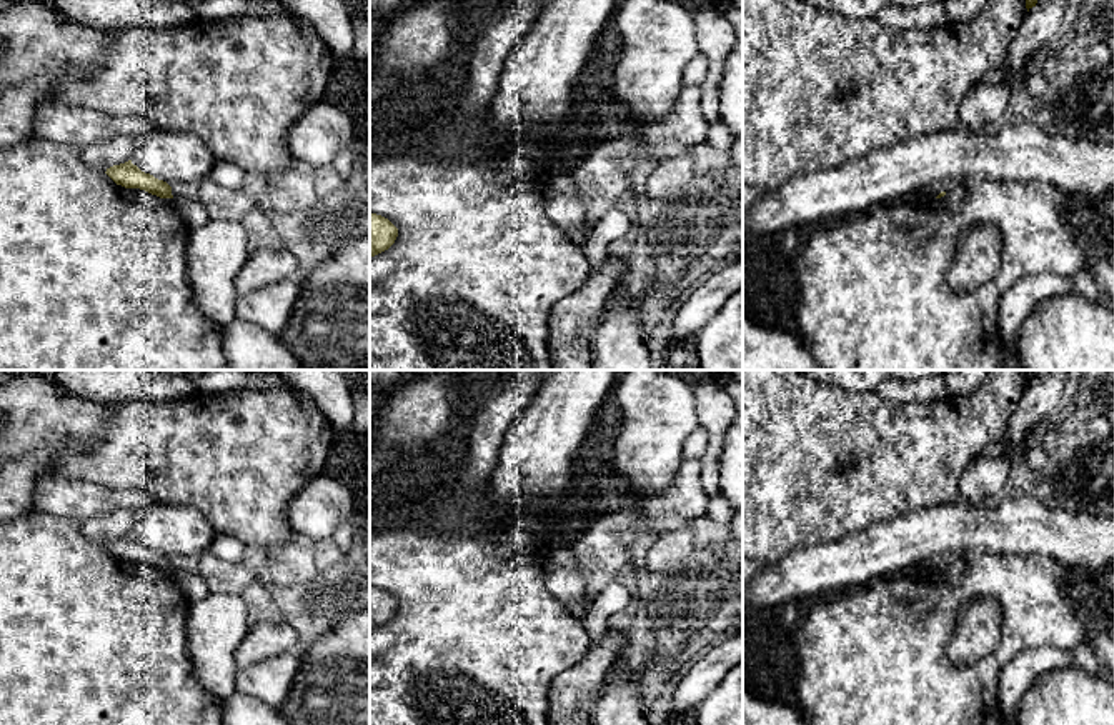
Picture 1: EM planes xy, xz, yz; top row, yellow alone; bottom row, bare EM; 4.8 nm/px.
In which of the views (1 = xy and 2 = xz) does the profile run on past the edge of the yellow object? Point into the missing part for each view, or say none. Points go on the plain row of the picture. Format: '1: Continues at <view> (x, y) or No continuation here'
1: No continuation here
2: No continuation here

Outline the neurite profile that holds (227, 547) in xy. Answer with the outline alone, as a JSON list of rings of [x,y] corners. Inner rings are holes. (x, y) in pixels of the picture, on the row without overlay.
[[[216,533],[208,550],[221,560],[240,563],[246,547],[233,535]]]

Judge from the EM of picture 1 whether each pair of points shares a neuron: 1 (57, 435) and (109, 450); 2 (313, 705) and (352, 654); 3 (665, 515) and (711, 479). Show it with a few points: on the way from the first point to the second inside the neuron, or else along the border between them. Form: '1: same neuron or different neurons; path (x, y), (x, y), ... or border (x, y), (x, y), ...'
1: same neuron; path (70, 437), (87, 437), (95, 442)
2: same neuron; path (323, 692), (347, 667)
3: different neurons; border (698, 460), (700, 482), (710, 497)

